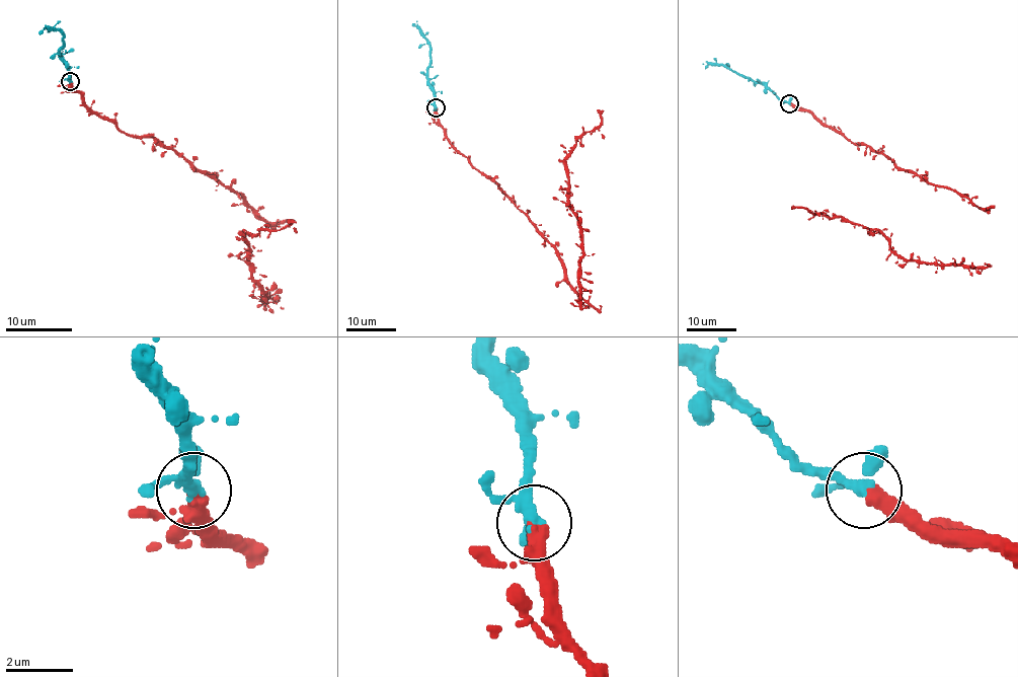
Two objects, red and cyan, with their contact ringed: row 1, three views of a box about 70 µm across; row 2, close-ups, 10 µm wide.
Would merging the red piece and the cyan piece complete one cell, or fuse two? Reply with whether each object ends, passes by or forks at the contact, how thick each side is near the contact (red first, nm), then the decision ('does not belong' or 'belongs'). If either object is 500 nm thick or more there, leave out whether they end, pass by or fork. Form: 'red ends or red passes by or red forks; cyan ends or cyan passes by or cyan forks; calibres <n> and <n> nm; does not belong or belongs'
red ends; cyan forks; calibres 420 and 240 nm; belongs

